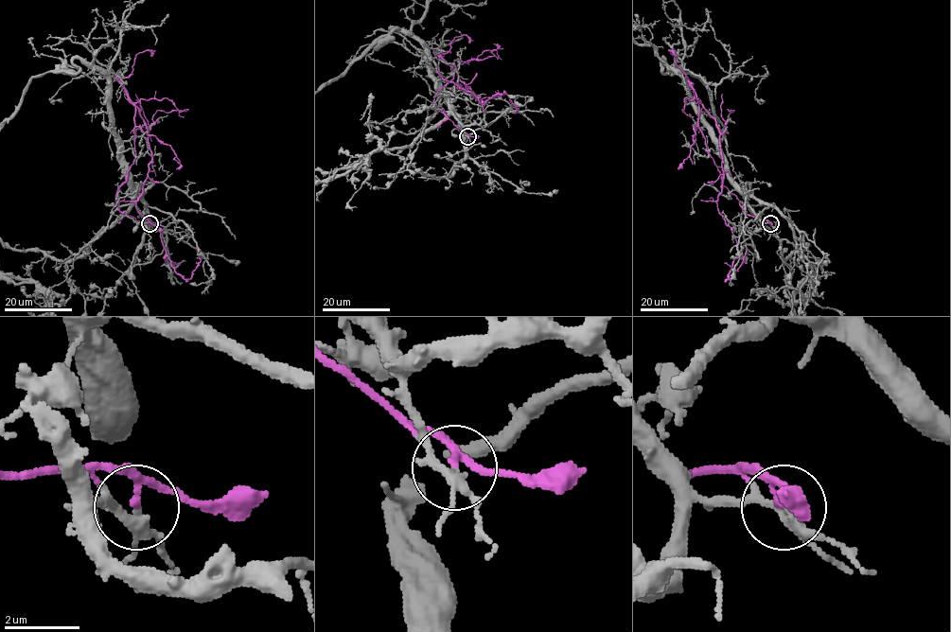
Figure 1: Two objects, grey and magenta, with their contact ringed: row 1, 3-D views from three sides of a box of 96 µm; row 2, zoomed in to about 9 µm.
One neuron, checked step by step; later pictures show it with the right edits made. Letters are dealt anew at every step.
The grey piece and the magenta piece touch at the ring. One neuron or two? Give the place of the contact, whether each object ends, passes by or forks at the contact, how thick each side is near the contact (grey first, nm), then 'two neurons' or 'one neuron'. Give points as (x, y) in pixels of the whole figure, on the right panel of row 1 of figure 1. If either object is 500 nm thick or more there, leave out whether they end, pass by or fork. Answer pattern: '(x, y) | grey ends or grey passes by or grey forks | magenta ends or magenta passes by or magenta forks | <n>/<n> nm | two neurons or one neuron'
(770, 223) | grey forks | magenta passes by | 200/100 nm | two neurons

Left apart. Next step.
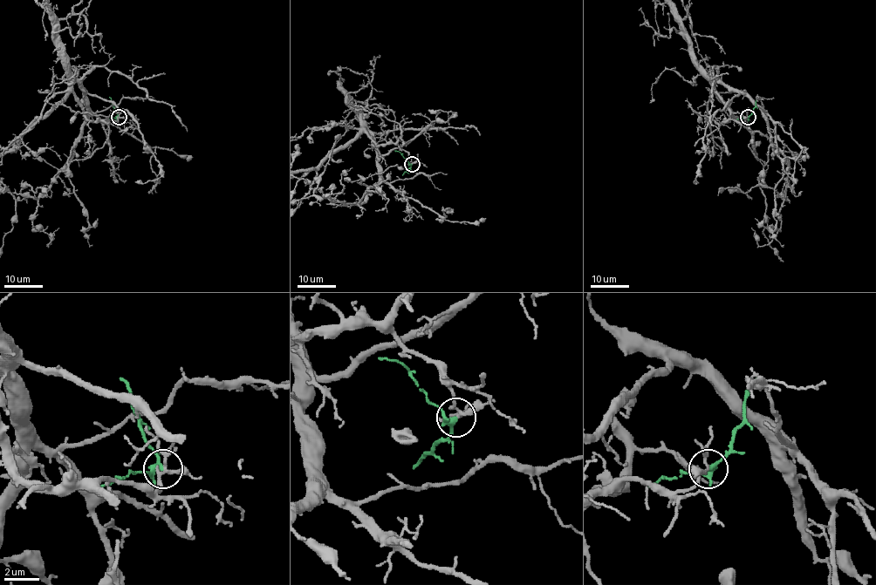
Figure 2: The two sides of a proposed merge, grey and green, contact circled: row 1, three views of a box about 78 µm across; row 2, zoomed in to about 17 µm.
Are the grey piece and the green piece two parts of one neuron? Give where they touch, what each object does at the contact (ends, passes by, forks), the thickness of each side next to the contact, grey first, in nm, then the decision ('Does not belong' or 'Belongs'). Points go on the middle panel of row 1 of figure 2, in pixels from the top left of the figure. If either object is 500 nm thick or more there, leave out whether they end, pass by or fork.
Place: (412, 164). At the ring grey forks. At the ring green forks. Thickness 180 nm (grey) against 200 nm. Does not belong

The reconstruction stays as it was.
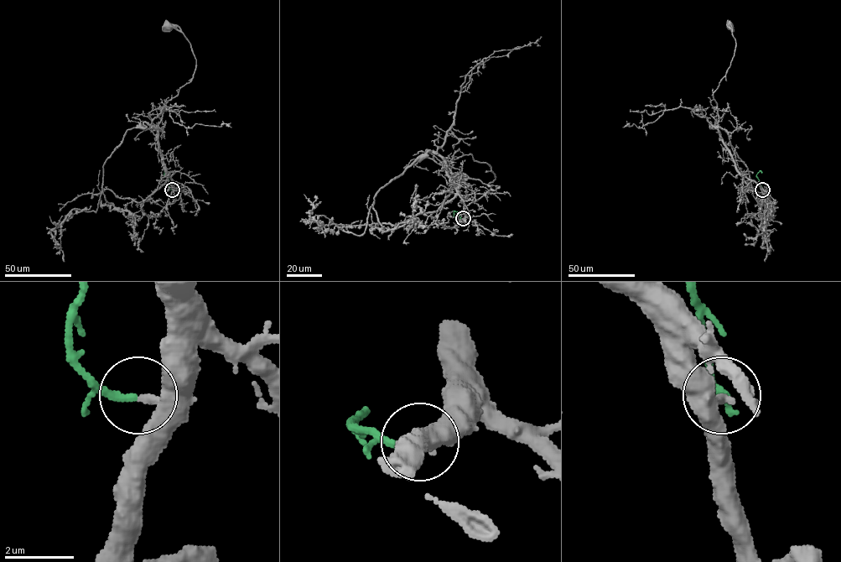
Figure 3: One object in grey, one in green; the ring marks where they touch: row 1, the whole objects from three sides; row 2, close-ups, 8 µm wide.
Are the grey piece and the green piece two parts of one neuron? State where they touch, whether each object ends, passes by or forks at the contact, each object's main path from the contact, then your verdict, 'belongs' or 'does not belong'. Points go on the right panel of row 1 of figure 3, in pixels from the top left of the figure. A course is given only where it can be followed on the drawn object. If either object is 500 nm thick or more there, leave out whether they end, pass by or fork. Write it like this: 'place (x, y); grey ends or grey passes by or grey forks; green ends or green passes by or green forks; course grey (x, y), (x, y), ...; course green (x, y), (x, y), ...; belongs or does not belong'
place (762, 189); grey ends; green ends; course grey (762, 189), (738, 170), (718, 128), (717, 105), (713, 95), (729, 66), (735, 48), (735, 40), (729, 27); course green (762, 189), (756, 175), (760, 170), (761, 173); belongs

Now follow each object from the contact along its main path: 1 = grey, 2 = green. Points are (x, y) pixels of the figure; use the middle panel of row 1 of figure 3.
1: (463, 218), (464, 201), (445, 161), (470, 154), (495, 176), (485, 184), (458, 175)
2: (463, 218), (453, 211), (455, 218)

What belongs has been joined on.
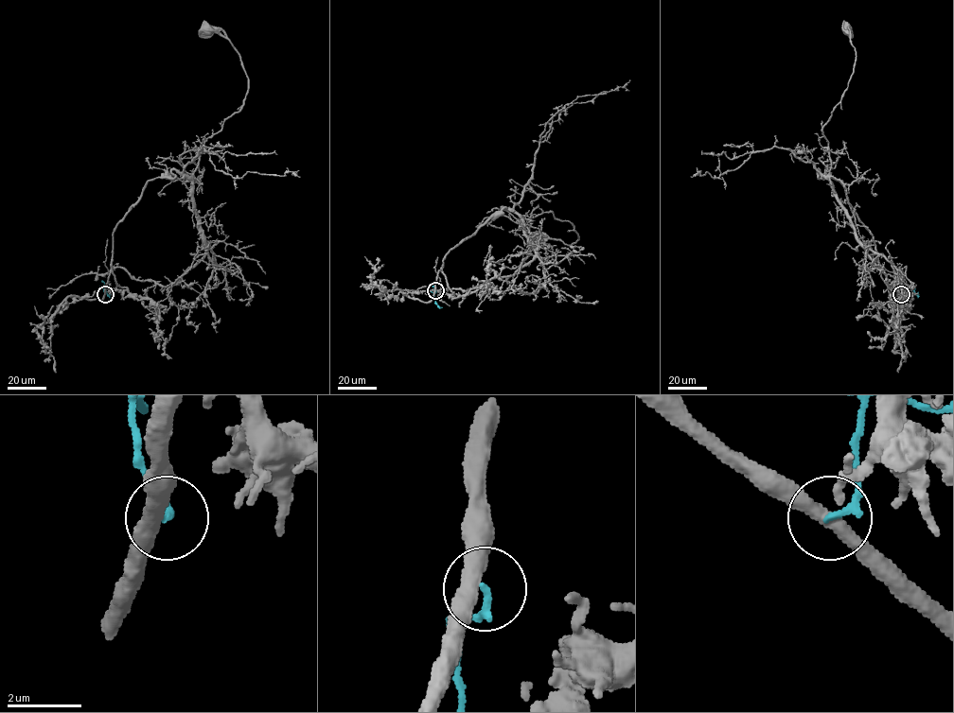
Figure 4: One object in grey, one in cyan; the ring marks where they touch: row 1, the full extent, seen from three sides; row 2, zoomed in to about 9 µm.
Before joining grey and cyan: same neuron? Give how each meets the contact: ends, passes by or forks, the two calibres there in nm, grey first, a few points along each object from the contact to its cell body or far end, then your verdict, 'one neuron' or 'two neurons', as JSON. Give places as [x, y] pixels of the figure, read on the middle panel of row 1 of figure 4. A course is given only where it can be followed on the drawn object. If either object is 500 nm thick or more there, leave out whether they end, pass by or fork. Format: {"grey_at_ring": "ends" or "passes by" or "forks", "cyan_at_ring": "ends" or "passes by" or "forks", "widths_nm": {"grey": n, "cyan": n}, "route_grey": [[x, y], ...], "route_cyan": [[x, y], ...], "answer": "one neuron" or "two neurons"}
{"grey_at_ring": "passes by", "cyan_at_ring": "ends", "widths_nm": {"grey": 420, "cyan": 220}, "route_grey": [[435, 290], [445, 255], [502, 207], [528, 219], [551, 212], [573, 226], [578, 239], [570, 245], [537, 235]], "route_cyan": [[435, 290], [435, 301], [442, 307]], "answer": "two neurons"}

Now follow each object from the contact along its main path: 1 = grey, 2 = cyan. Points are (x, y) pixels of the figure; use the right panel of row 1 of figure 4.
1: (901, 294), (881, 277), (873, 235), (843, 185), (819, 178), (830, 165), (823, 126), (856, 61), (846, 31)
2: (901, 294), (905, 287), (916, 294), (918, 292)

